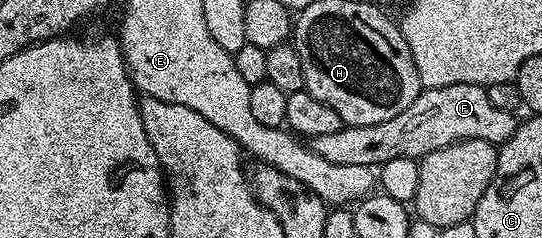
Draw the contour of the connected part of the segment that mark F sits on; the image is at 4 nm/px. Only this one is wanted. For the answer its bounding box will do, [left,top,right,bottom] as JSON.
[308,83,518,169]

